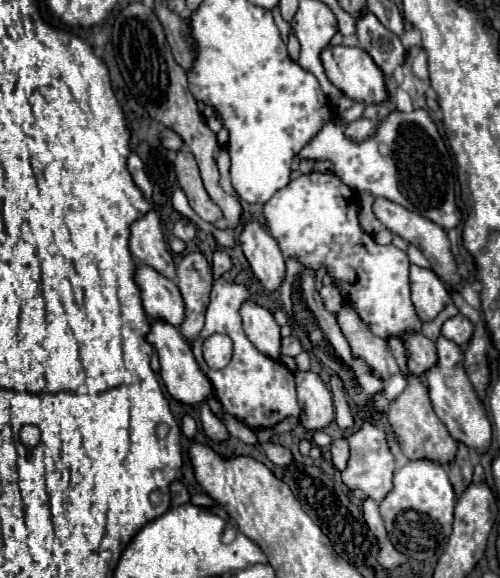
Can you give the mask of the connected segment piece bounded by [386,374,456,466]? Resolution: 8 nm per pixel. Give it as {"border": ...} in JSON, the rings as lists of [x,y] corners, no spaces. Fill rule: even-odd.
{"border":[[[404,374],[404,378],[406,378],[404,392],[386,410],[386,420],[398,440],[398,446],[406,454],[406,458],[410,458],[410,460],[430,458],[430,460],[436,460],[446,466],[456,454],[456,440],[450,436],[446,426],[442,424],[442,420],[436,416],[432,402],[428,398],[428,390],[422,384],[422,380],[414,374]],[[428,438],[430,438],[430,446],[426,448]]]}

